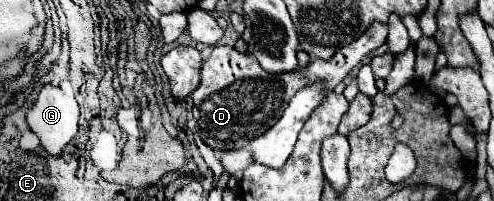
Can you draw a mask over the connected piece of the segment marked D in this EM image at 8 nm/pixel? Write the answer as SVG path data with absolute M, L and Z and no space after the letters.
M373 24L353 44L343 46L329 60L311 58L307 68L285 74L269 74L261 70L259 62L251 54L241 54L233 46L215 46L201 68L201 84L193 92L193 106L197 112L197 132L201 140L213 150L237 150L245 148L253 138L269 130L283 114L289 100L297 90L311 82L325 82L323 90L333 90L343 78L373 50L387 40L387 24Z

